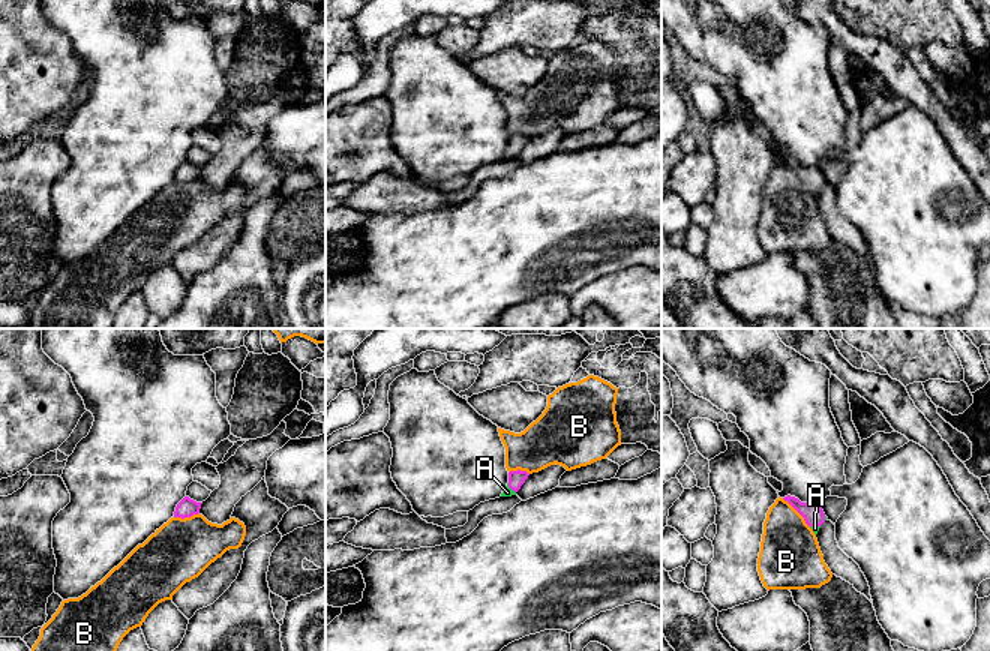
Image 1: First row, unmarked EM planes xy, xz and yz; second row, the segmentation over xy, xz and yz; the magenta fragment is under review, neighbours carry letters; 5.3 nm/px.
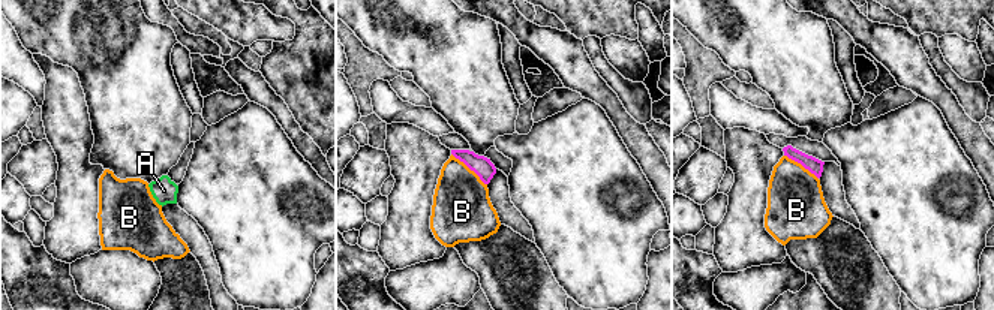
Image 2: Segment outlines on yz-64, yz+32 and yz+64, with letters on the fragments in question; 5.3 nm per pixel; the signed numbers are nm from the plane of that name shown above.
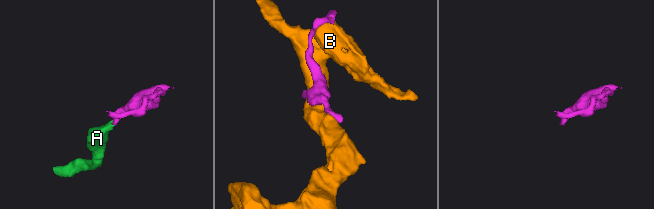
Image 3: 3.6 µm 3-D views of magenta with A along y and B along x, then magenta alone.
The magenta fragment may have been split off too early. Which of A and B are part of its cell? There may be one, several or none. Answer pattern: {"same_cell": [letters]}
{"same_cell": ["A"]}

